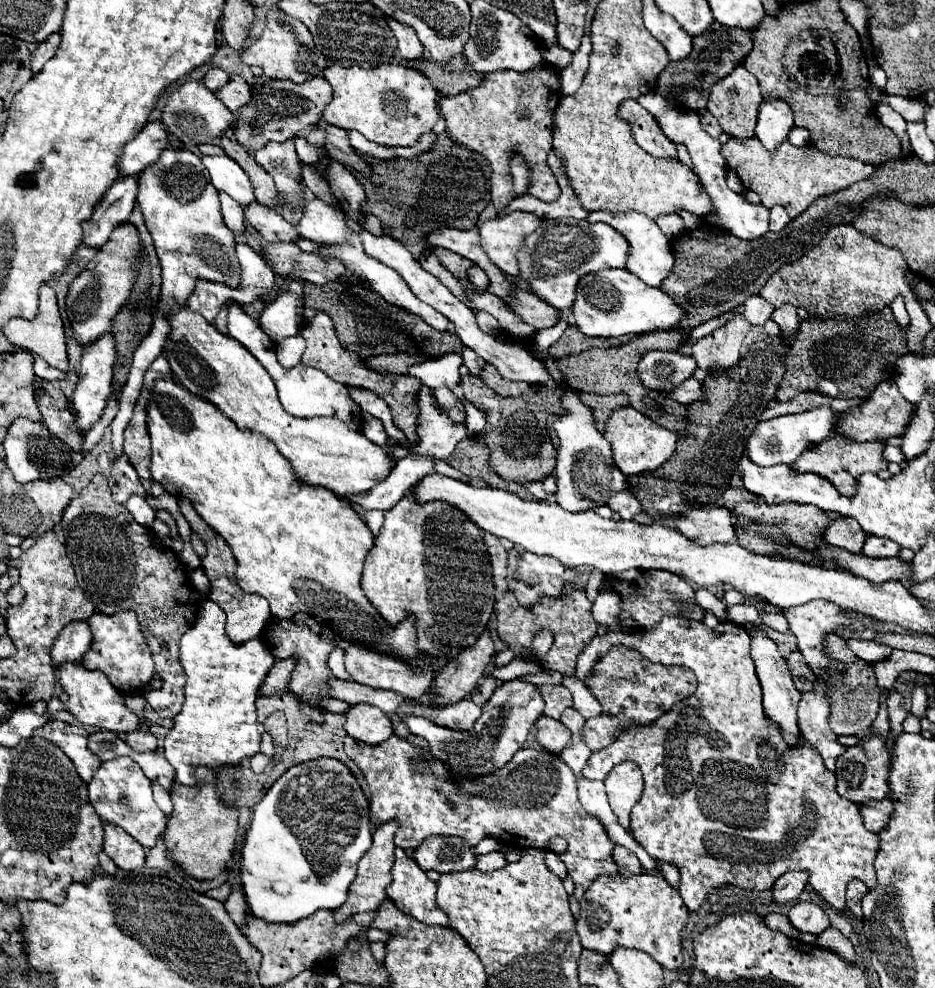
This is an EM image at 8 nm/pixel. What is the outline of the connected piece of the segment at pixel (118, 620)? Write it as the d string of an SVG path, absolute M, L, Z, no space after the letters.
M119 611L115 615L93 613L89 617L89 627L93 633L93 641L89 651L83 655L81 665L89 671L101 671L109 677L111 685L119 689L123 695L141 695L143 687L151 681L155 673L155 663L151 651L141 635L141 627L137 615L133 611Z

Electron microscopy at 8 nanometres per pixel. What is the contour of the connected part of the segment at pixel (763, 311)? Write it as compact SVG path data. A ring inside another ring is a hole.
M753 295L743 303L743 317L751 323L751 325L765 325L767 319L771 317L771 313L775 311L775 307L771 303L767 303L763 297Z

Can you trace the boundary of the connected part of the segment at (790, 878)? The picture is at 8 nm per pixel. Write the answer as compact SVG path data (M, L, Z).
M789 871L781 875L773 885L773 903L785 905L801 895L801 891L807 885L807 873L801 871Z

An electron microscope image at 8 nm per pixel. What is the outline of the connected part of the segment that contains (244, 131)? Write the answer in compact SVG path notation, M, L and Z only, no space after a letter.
M313 77L299 85L293 81L261 81L255 89L251 89L251 101L237 113L233 139L247 151L259 151L263 145L267 145L267 141L283 143L293 139L299 131L321 119L325 105L331 101L331 93L333 89L323 77Z

